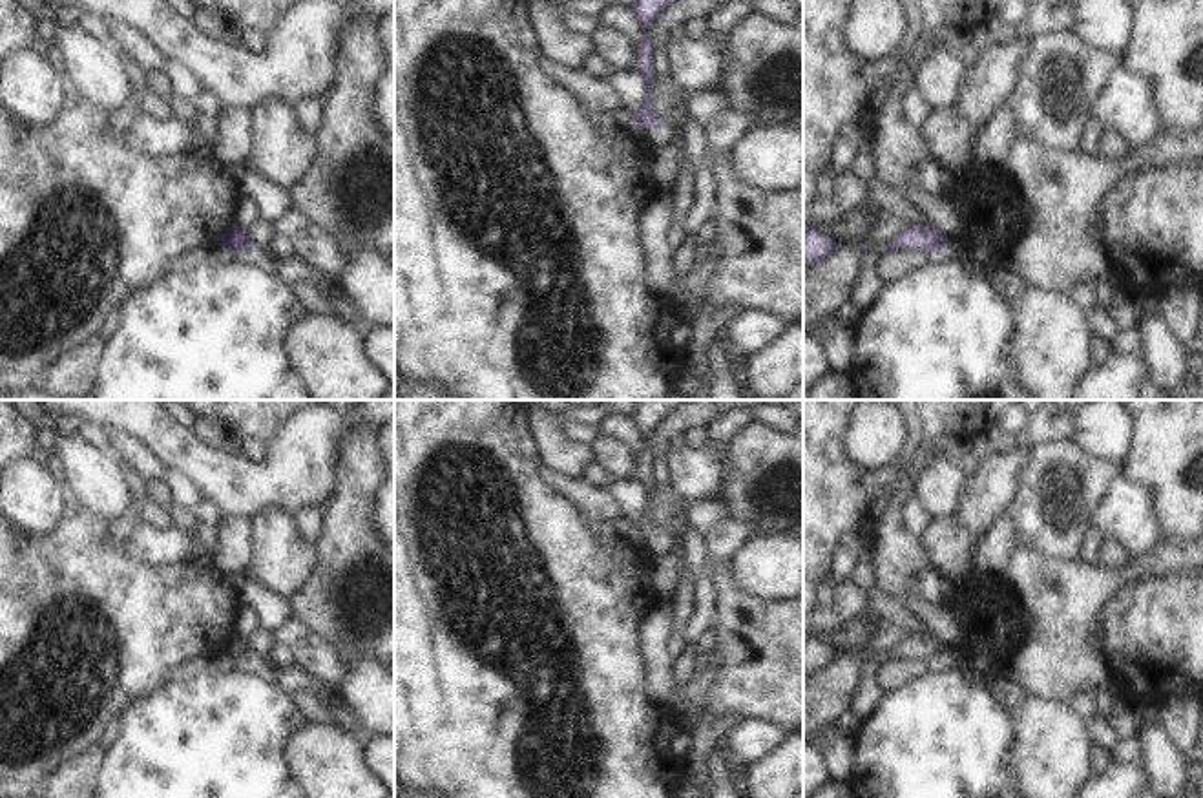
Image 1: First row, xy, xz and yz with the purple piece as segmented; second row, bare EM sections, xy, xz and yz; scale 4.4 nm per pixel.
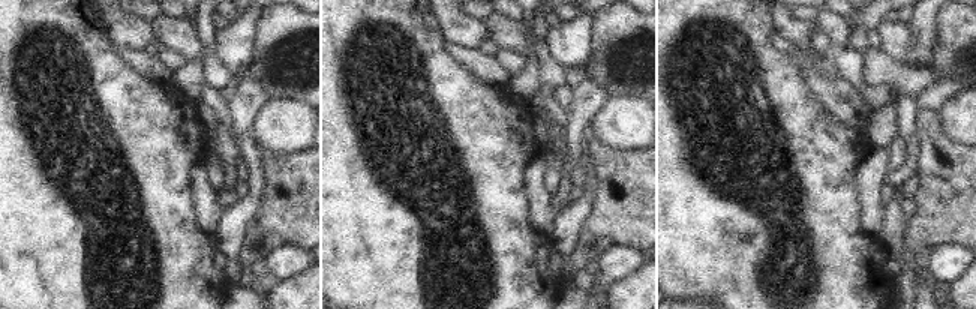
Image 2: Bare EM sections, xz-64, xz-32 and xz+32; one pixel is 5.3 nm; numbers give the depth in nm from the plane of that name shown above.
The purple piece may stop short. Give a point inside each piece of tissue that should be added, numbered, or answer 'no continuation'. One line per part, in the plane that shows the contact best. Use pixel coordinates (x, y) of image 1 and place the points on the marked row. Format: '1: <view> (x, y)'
no continuation

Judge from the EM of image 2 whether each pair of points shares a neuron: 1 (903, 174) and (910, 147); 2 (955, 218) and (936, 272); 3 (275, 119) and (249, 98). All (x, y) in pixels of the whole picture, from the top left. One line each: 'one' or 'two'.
1: one
2: two
3: two

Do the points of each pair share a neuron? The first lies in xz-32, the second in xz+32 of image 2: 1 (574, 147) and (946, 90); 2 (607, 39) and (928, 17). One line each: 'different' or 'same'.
1: same
2: different

